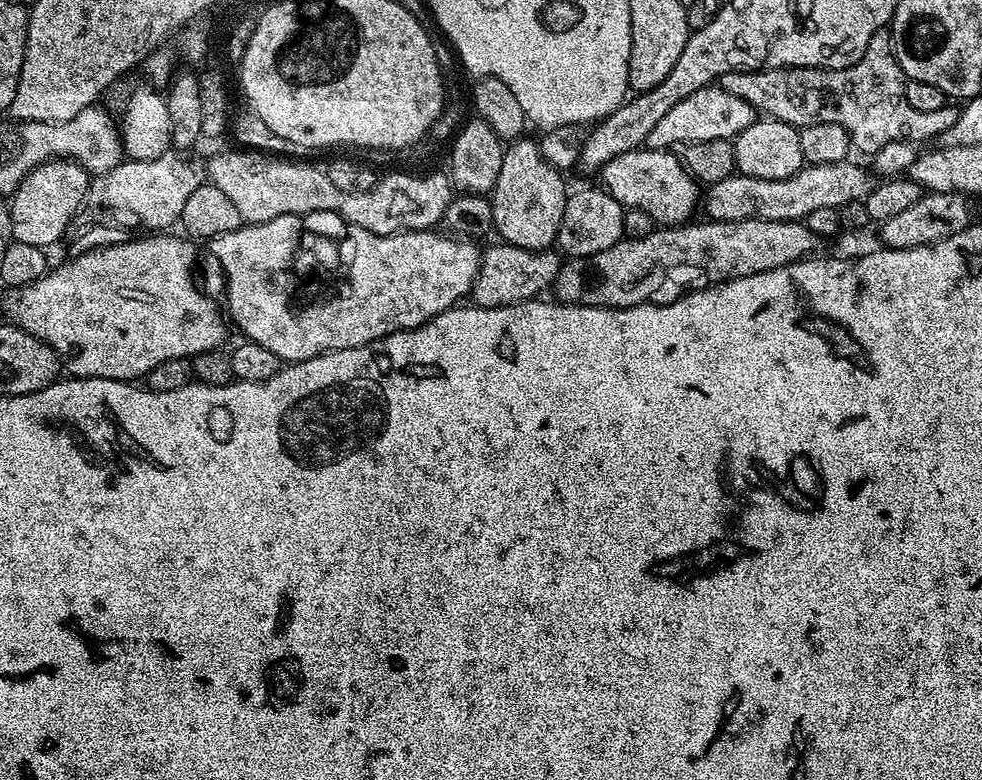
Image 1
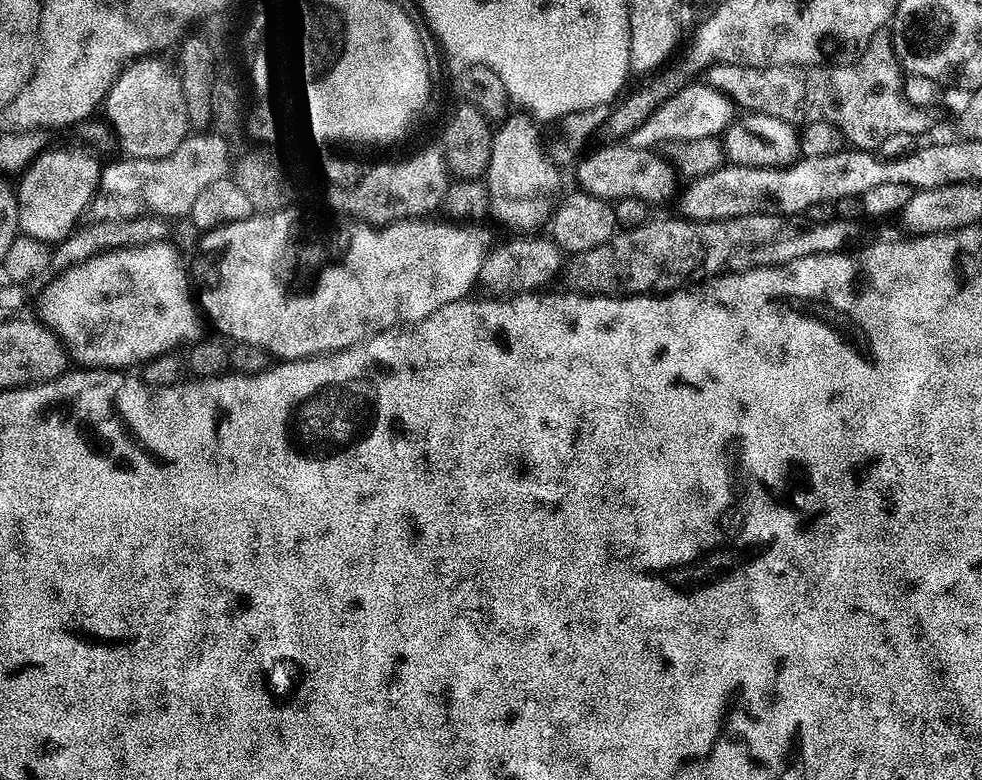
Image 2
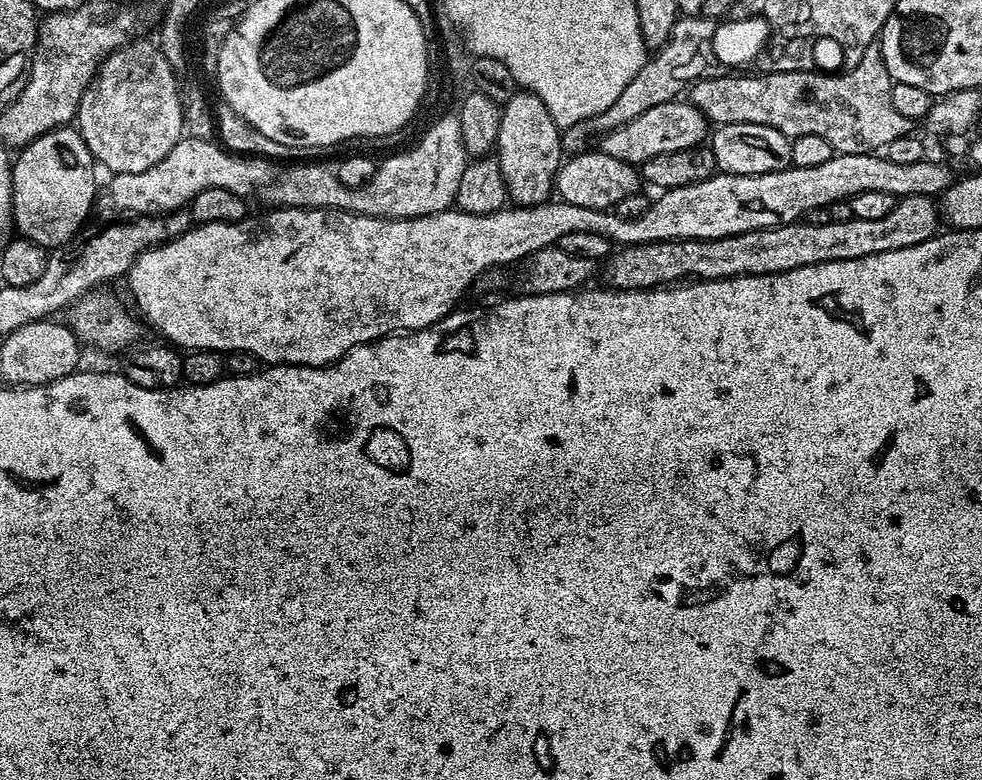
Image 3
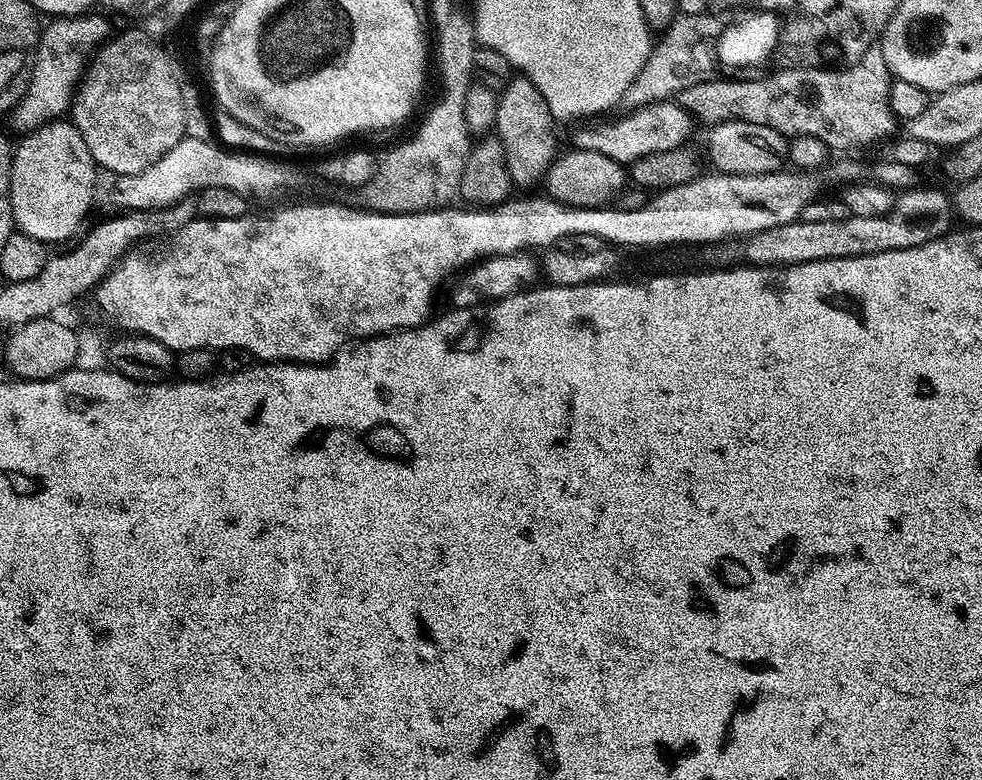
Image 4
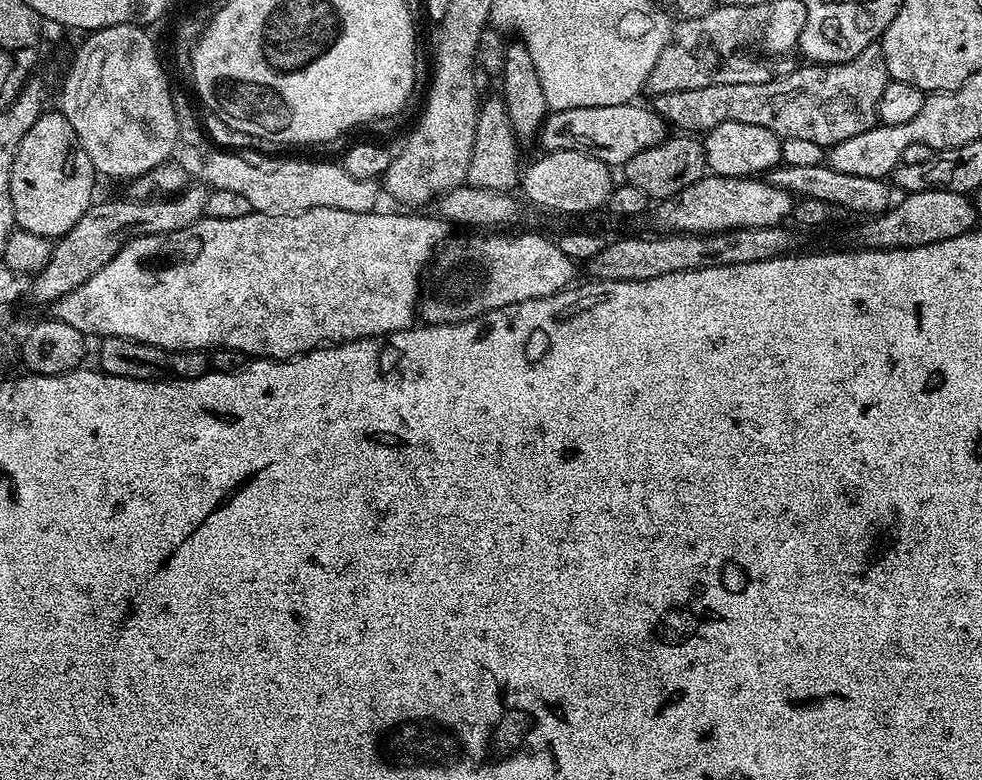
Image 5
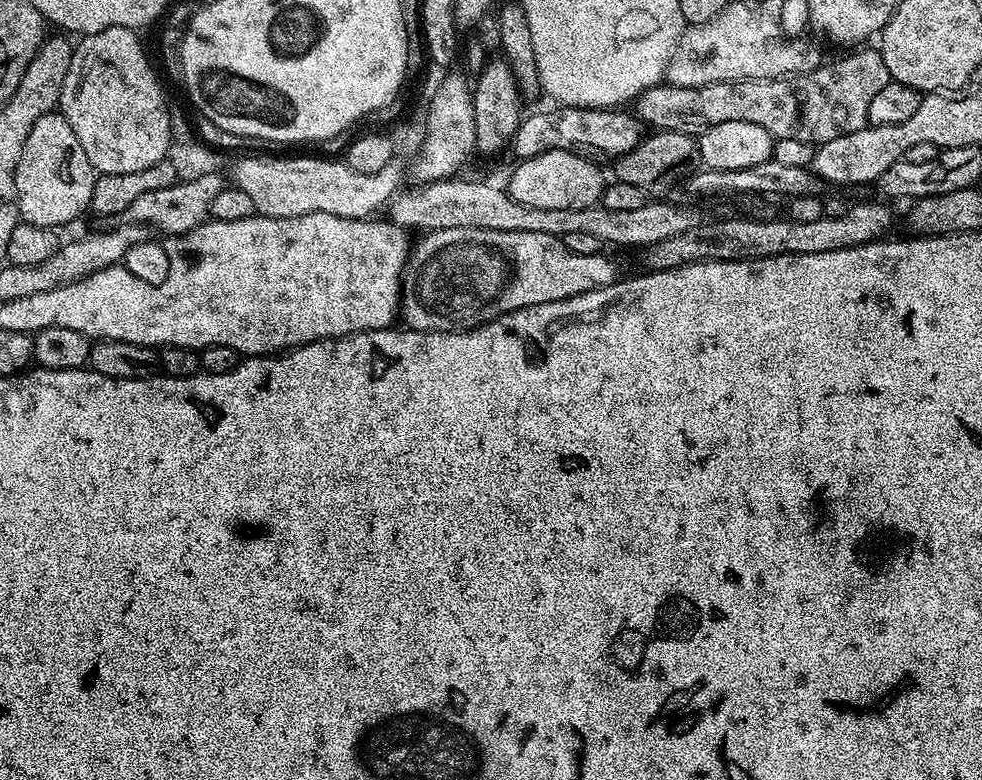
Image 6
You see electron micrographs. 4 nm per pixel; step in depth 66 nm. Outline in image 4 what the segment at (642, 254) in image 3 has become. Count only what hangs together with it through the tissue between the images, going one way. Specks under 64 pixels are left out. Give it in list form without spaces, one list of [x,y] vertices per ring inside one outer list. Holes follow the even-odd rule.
[[[913,186],[901,191],[892,209],[878,218],[848,215],[838,222],[802,222],[798,219],[793,224],[784,224],[780,228],[755,232],[747,241],[748,248],[746,244],[746,260],[748,256],[747,263],[752,266],[783,266],[906,250],[948,235],[954,228],[952,220],[954,221],[954,204],[949,193],[947,196],[936,188]]]

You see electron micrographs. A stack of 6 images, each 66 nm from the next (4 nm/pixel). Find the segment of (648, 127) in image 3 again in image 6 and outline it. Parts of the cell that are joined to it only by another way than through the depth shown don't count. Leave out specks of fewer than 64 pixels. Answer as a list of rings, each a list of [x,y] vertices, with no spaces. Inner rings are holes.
[[[552,107],[556,108],[549,112],[532,112],[529,116],[527,113],[521,119],[510,145],[510,152],[516,155],[517,161],[529,160],[550,150],[566,150],[597,162],[612,162],[616,157],[634,150],[634,146],[641,142],[642,125],[631,111],[615,108]]]

